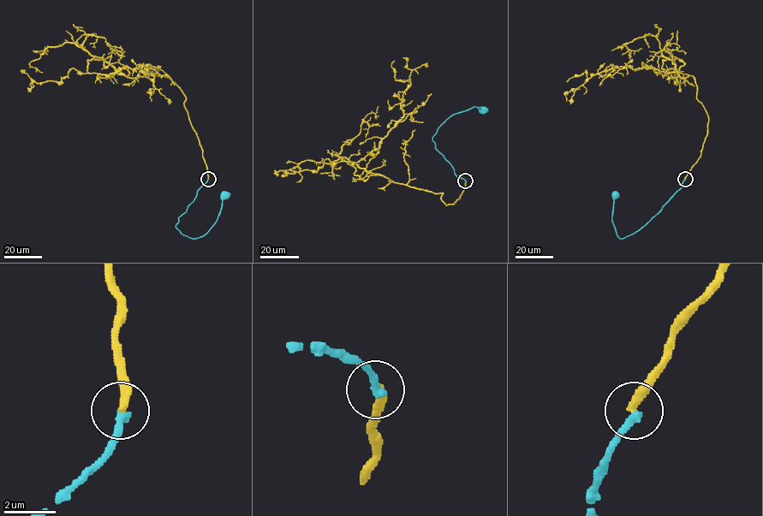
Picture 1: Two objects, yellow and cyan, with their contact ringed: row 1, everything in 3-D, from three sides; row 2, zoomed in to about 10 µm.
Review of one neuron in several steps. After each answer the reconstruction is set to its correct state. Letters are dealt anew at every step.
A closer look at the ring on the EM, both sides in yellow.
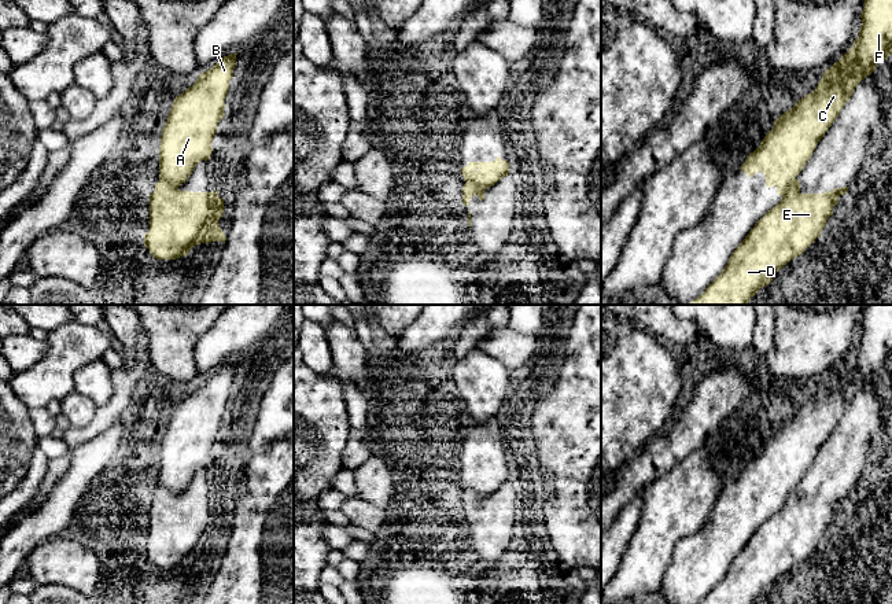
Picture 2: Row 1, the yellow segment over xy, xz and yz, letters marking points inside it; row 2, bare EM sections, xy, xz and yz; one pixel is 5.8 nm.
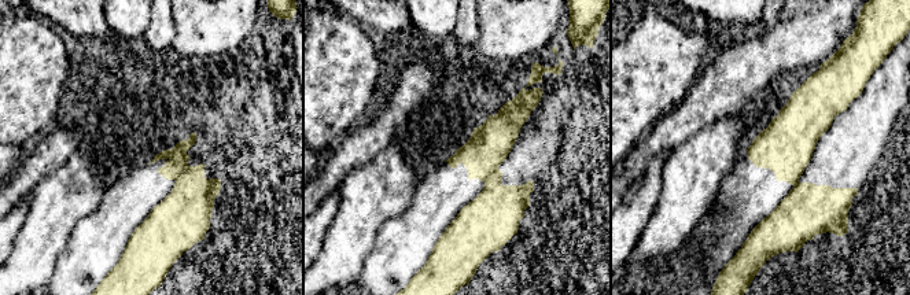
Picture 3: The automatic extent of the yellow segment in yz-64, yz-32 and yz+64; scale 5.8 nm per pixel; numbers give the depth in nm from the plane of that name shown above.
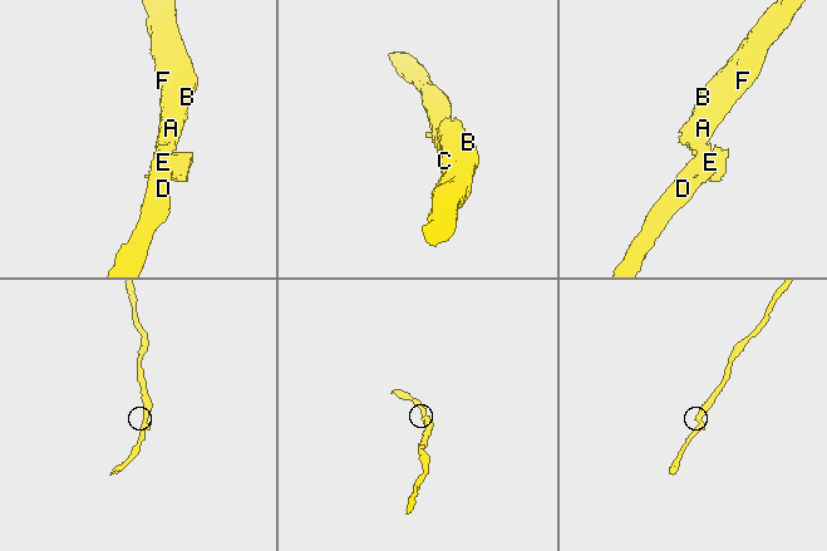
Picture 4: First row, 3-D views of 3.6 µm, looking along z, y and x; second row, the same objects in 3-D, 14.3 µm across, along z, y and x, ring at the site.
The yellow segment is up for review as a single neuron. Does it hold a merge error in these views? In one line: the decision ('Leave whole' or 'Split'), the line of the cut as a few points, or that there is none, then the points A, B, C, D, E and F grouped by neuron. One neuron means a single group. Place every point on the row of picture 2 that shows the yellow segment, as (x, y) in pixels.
Split. Split along xy (159, 177), (177, 188). Groups: A B C F / D E

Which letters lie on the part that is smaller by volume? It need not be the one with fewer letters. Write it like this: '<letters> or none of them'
D, E

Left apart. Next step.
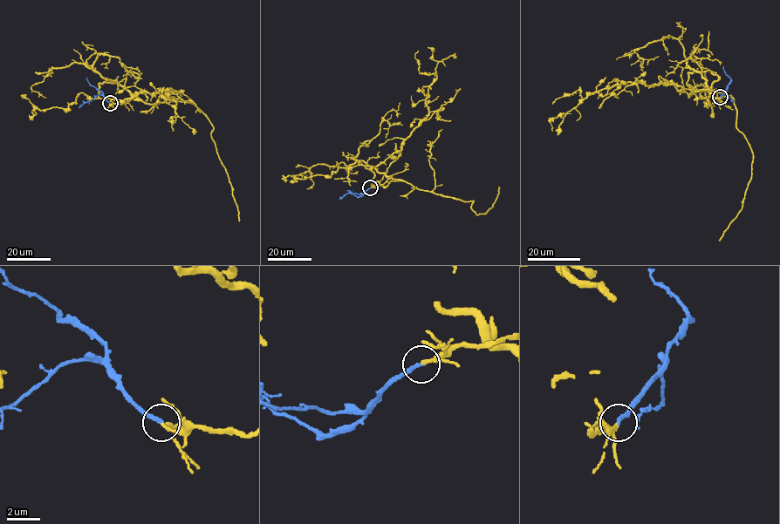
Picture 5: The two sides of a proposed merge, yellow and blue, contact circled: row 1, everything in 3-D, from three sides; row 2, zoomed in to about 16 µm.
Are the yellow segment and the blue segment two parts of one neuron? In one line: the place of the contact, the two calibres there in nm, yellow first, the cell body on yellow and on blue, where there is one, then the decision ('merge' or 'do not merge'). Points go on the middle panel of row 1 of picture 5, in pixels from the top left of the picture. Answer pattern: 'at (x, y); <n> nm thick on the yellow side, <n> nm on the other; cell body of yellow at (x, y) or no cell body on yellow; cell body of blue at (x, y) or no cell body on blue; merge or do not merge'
at (370, 187); 160 nm thick on the yellow side, 240 nm on the other; no cell body on yellow; no cell body on blue; merge

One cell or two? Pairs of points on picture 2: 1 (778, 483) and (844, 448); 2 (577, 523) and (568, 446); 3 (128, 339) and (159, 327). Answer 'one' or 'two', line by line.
1: two
2: one
3: two

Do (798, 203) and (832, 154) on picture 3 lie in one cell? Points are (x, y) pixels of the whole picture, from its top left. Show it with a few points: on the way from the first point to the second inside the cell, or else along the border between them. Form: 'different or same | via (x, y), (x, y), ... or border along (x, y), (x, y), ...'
same | via (810, 191), (832, 166)

